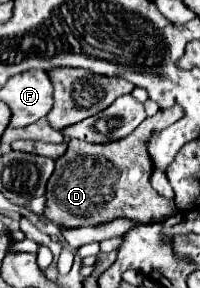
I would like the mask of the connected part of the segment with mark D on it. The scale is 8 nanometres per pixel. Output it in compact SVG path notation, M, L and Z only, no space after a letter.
M181 108L159 110L155 116L145 118L129 136L109 144L71 140L67 152L57 160L55 172L47 182L47 210L43 214L65 228L95 226L115 218L131 218L149 224L171 216L177 210L173 200L163 200L149 184L153 164L147 152L147 140L151 134L161 132L179 120L181 114Z

